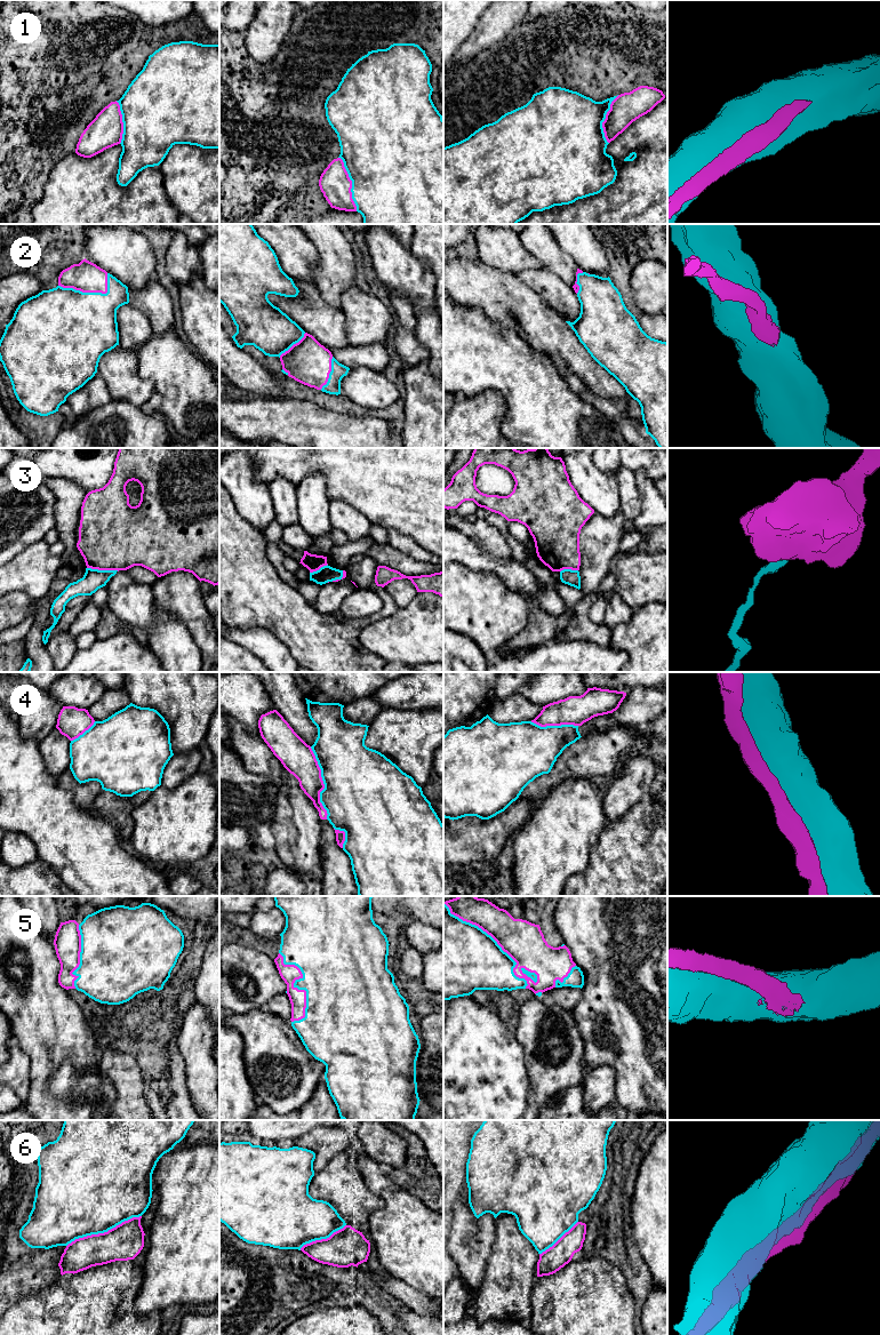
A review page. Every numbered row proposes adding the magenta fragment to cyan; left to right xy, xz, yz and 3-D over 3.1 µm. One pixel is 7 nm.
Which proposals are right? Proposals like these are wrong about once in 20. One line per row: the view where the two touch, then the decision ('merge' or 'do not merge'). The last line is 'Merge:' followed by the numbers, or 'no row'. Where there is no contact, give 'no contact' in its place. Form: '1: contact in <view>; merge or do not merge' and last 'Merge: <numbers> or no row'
1: contact in xz; merge
2: contact in xy; merge
3: contact in xy; do not merge
4: contact in xz; merge
5: contact in yz; merge
6: contact in xy; merge
Merge: 1, 2, 4, 5, 6

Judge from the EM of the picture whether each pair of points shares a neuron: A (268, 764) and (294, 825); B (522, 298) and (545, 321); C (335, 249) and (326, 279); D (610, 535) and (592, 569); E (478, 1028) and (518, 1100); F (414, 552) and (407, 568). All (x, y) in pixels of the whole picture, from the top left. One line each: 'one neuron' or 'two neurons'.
A: two neurons
B: one neuron
C: one neuron
D: one neuron
E: one neuron
F: two neurons

